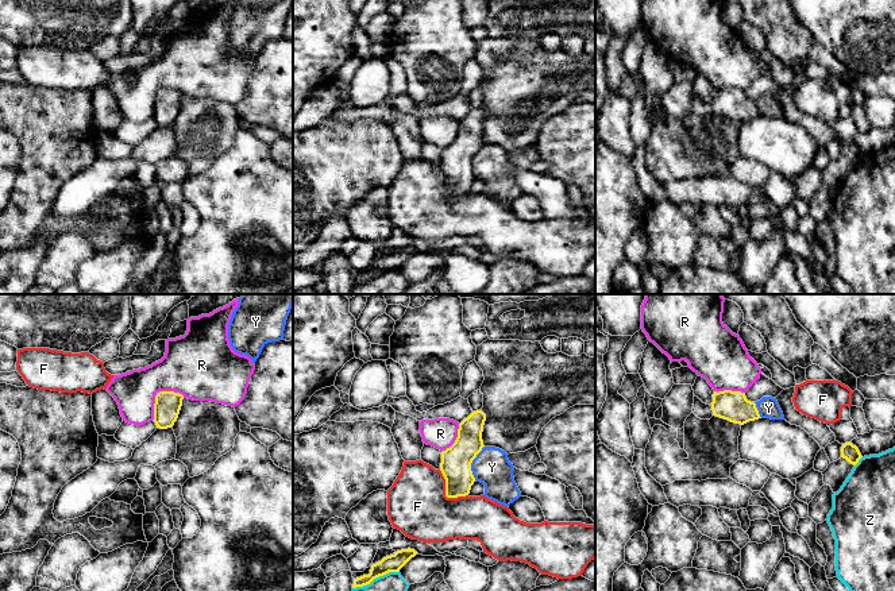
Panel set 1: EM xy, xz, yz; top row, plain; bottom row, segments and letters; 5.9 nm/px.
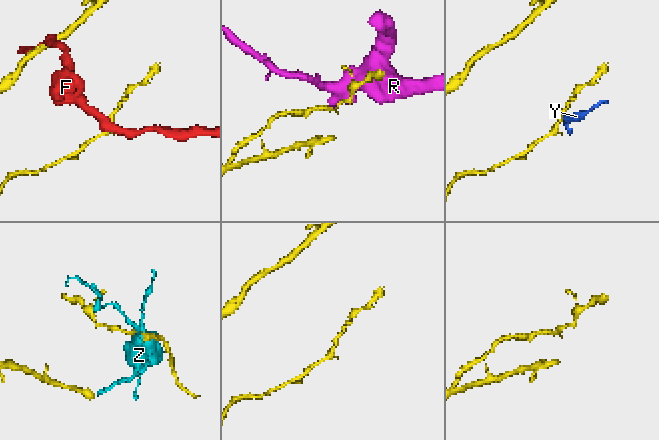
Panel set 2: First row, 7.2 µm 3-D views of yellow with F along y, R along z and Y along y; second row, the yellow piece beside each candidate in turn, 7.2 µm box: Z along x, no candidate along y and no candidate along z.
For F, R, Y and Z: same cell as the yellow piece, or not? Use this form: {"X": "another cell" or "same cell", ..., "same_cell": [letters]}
{"F": "another cell", "R": "another cell", "Y": "another cell", "Z": "another cell", "same_cell": []}

